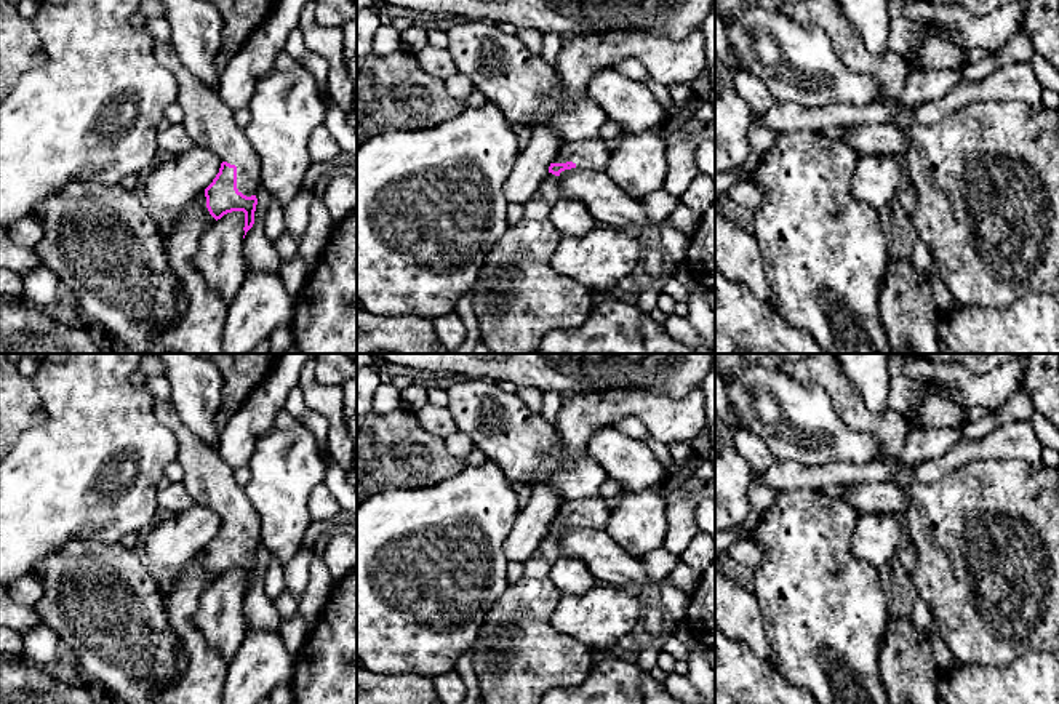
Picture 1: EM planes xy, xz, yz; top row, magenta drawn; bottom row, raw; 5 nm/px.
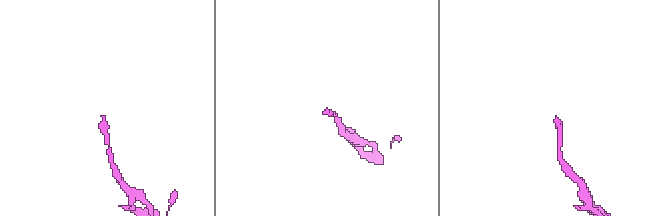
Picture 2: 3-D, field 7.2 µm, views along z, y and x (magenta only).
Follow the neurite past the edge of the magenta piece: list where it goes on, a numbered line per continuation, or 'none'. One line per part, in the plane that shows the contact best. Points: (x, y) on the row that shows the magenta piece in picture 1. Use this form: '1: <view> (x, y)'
1: xy (210, 122)

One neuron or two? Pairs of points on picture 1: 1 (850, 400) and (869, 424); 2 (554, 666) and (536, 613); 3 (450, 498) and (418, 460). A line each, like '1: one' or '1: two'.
1: one
2: one
3: two

